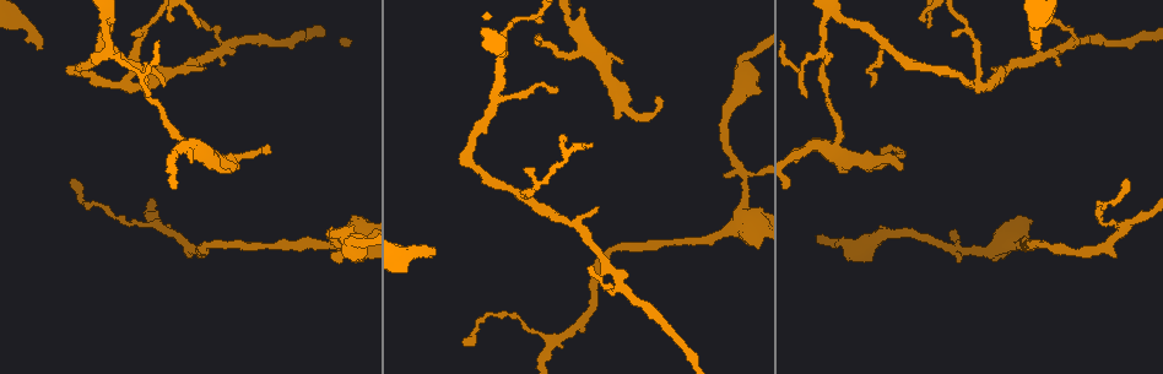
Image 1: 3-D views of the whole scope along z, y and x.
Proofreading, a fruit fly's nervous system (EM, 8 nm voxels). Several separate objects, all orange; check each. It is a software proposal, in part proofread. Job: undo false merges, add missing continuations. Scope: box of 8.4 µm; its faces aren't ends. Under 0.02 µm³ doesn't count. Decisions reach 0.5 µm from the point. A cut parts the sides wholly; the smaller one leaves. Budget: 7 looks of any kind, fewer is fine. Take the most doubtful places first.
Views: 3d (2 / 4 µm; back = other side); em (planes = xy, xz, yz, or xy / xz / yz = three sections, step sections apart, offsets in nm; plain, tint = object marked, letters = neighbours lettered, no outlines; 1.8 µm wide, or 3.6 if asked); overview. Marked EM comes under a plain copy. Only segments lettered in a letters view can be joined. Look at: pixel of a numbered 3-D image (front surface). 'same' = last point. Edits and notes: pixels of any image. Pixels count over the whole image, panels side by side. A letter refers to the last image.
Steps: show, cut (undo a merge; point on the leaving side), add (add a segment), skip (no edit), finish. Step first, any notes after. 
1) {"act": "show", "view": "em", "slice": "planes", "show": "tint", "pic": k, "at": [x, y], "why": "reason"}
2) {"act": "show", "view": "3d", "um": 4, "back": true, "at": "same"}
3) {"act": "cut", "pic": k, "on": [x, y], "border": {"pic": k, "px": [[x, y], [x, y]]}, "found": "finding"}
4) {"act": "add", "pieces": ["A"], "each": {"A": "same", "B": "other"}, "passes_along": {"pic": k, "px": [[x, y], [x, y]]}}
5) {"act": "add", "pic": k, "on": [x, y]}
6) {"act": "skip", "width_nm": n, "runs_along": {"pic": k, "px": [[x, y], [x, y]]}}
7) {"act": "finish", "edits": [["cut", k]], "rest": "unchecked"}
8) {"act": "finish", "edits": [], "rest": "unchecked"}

{"act": "show", "view": "3d", "um": 4, "pic": 1, "at": [39, 47], "why": "free end"}

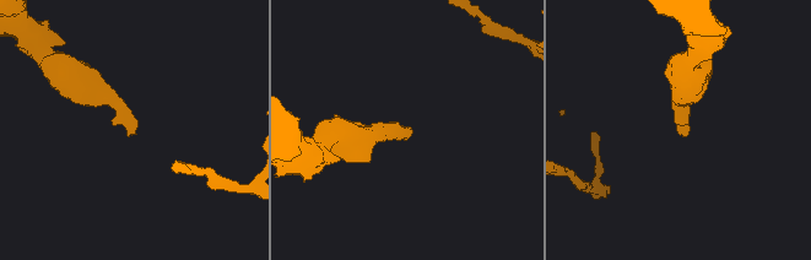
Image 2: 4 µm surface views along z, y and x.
{"act": "show", "view": "em", "slice": "planes", "show": "letters", "pic": 2, "at": [679, 132], "why": "now the EM"}

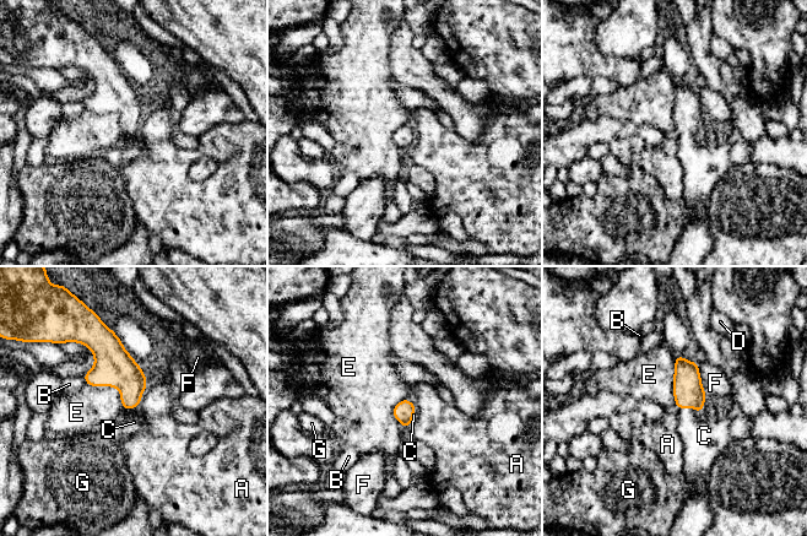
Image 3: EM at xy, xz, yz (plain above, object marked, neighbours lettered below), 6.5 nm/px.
{"act": "add", "pic": 3, "on": [704, 436], "each": {"A": "other", "B": "other", "C": "same", "D": "other", "E": "other", "F": "other", "G": "other"}, "found": "the neuron continues"}

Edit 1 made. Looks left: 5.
{"act": "show", "view": "em", "slice": "xy", "step": 8, "show": "tint", "pic": 1, "at": [332, 259], "why": "an open end"}

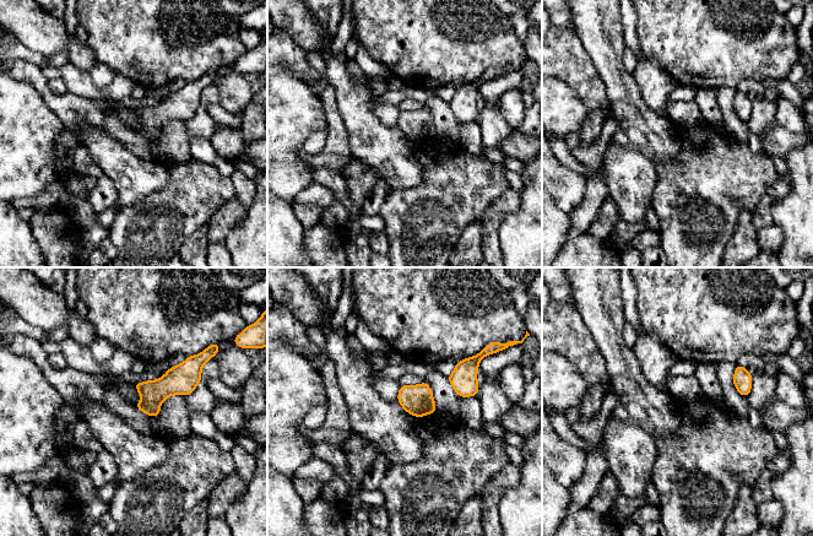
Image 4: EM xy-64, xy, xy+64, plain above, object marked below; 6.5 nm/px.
{"act": "show", "view": "em", "slice": "planes", "show": "letters", "at": "same", "why": "cut it another way"}

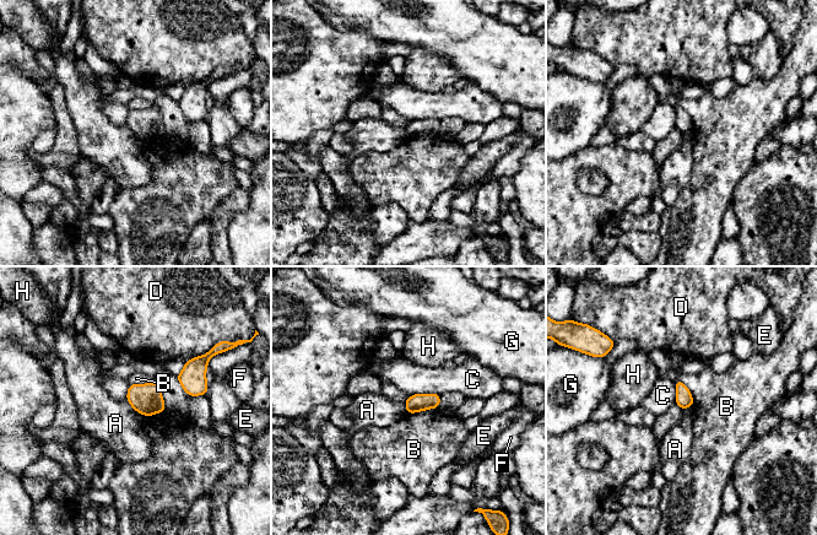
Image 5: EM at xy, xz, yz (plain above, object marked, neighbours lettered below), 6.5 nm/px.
{"act": "skip", "each": {"A": "other", "B": "other", "C": "other", "D": "other", "E": "other", "F": "other", "G": "other", "H": "other"}, "found": "none of them fits"}

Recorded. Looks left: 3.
{"act": "show", "view": "em", "slice": "xz", "step": 8, "show": "tint", "pic": 1, "at": [825, 64], "why": "free end"}

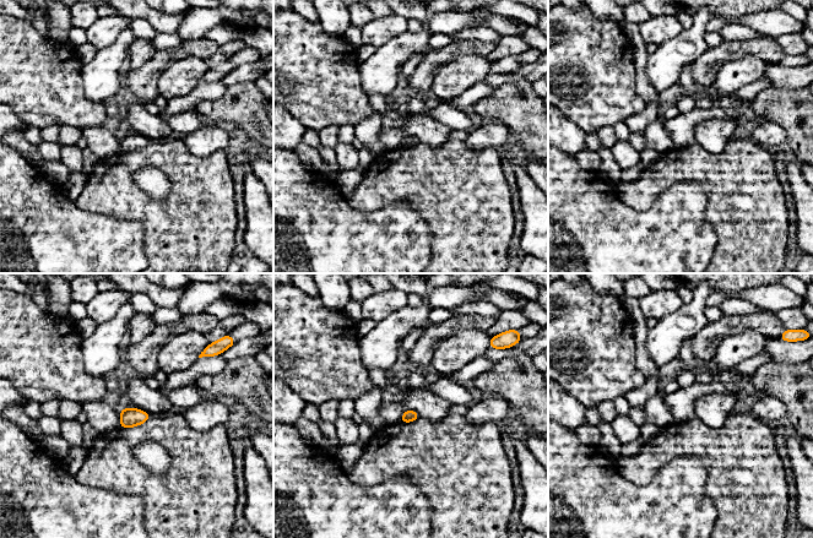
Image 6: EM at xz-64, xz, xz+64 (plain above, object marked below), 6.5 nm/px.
{"act": "show", "view": "em", "slice": "planes", "show": "letters", "at": "same", "why": "another direction"}

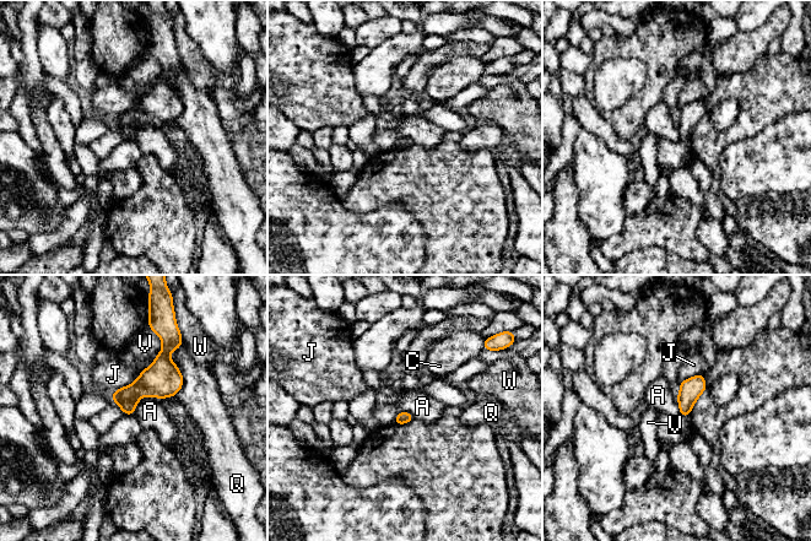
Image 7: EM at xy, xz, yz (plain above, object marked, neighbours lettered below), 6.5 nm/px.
{"act": "skip", "each": {"A": "other", "C": "other", "J": "other", "Q": "other", "V": "other", "W": "other"}, "border": {"pic": 7, "px": [[160, 398], [142, 396], [133, 414]]}, "found": "no lettered segment goes on from it"}

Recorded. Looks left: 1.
{"act": "finish", "edits": [["add", 3]], "rest": "unchecked"}

